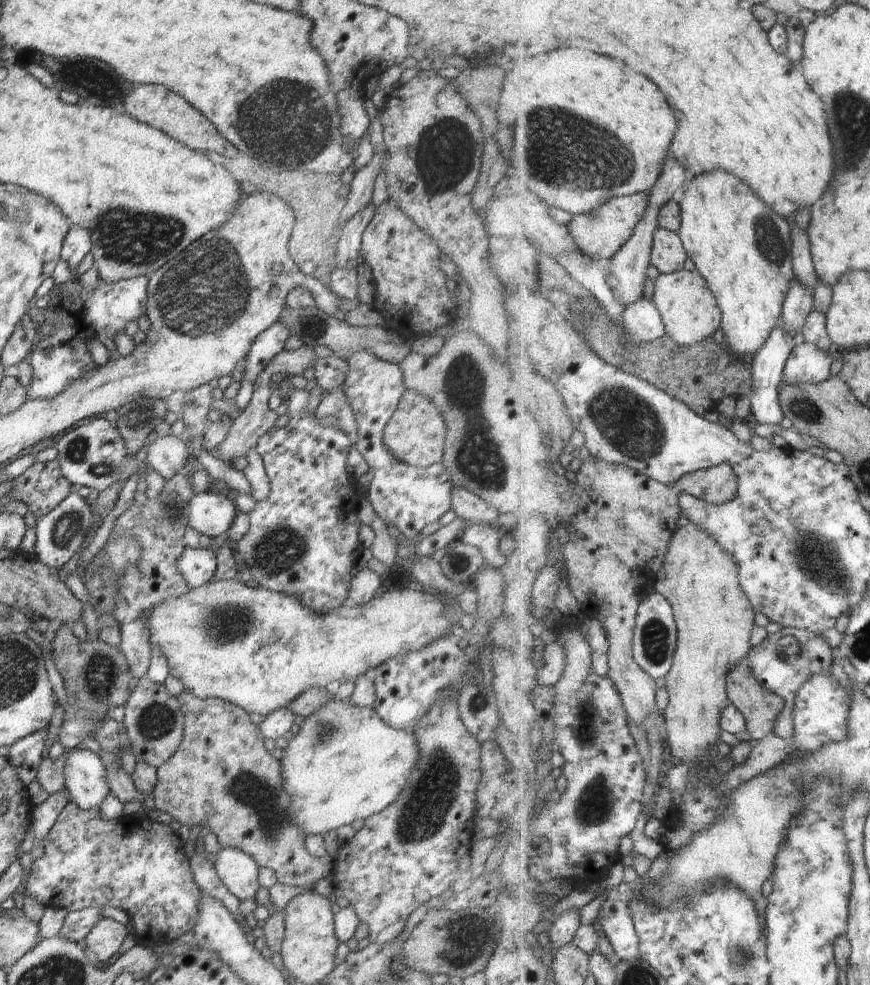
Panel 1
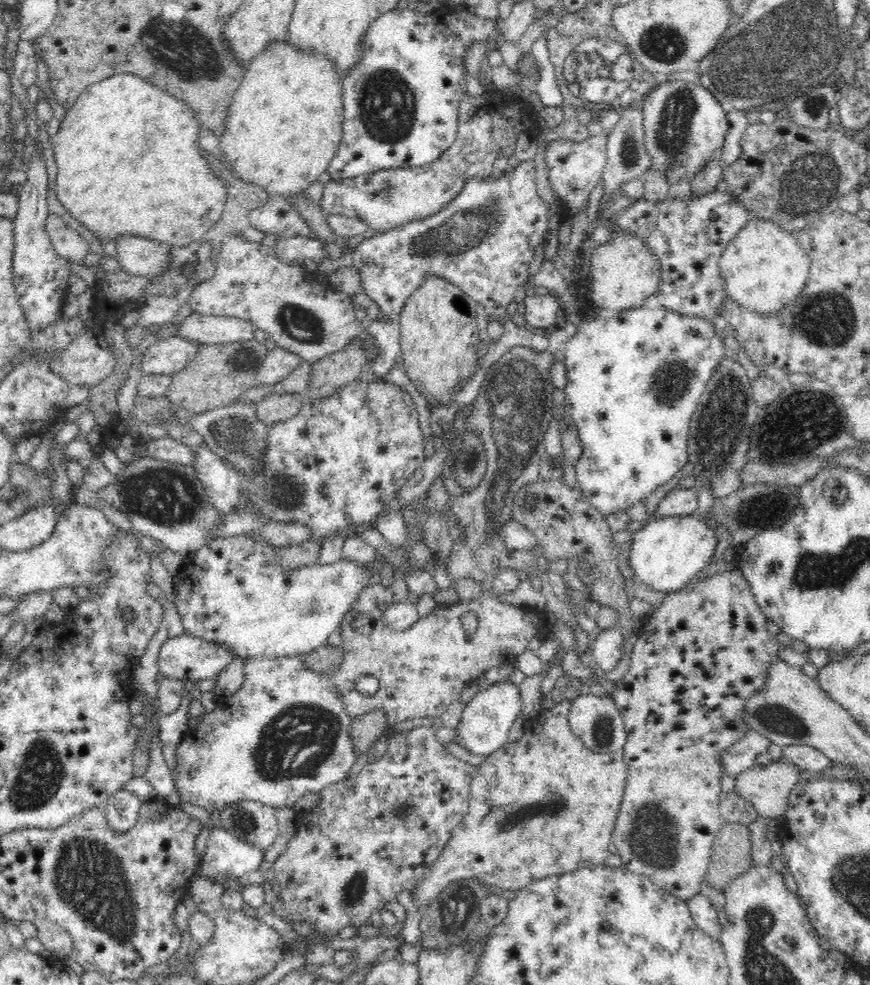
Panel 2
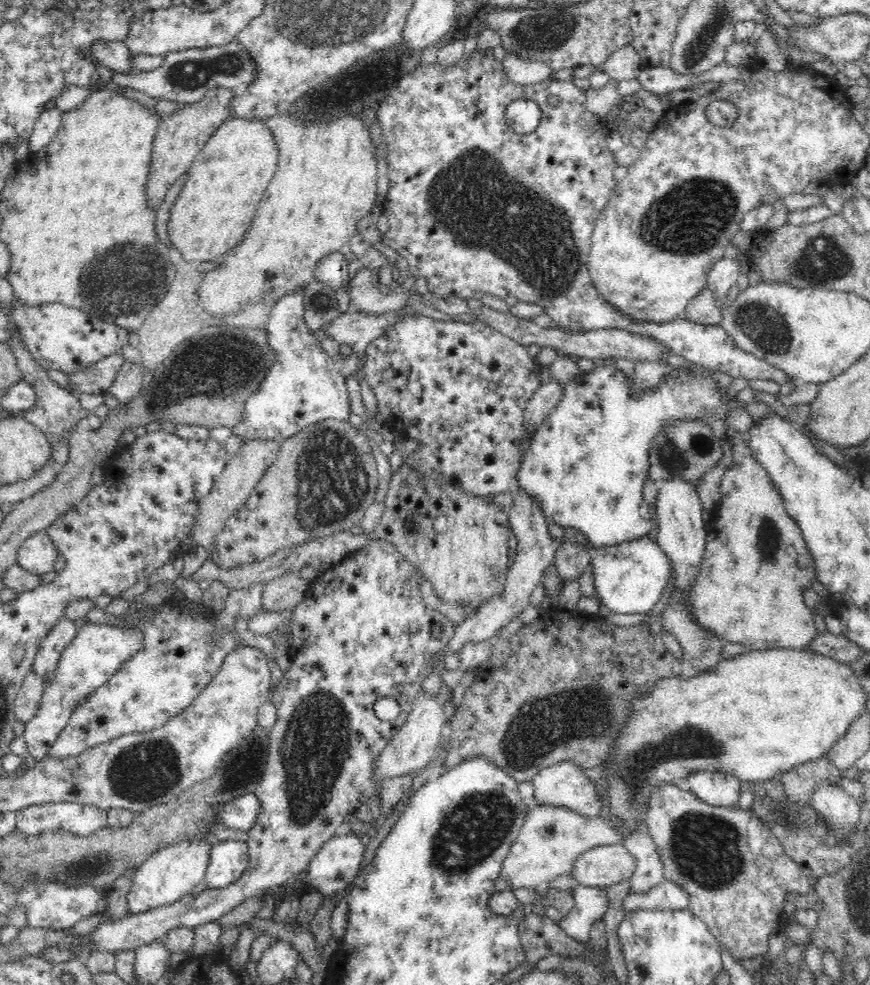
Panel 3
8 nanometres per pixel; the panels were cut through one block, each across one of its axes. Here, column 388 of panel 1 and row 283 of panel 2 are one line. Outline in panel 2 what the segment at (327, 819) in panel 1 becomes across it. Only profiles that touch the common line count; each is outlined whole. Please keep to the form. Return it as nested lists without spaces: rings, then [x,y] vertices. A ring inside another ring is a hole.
[[[750,218],[719,258],[725,298],[760,315],[775,315],[798,298],[809,275],[810,261],[795,234],[768,220]]]

